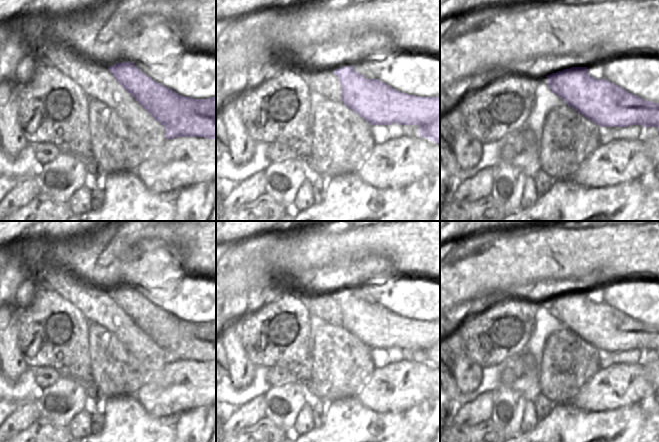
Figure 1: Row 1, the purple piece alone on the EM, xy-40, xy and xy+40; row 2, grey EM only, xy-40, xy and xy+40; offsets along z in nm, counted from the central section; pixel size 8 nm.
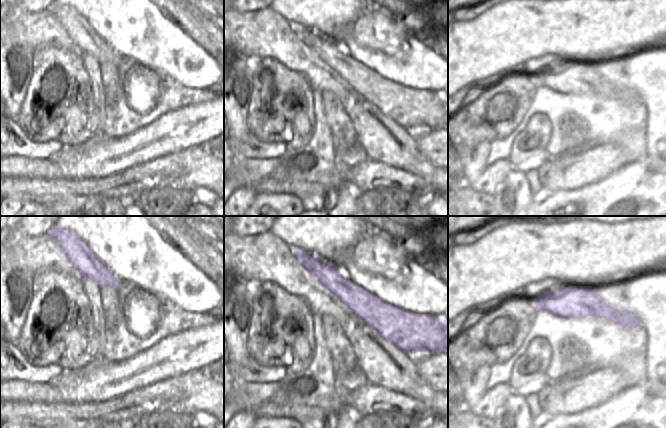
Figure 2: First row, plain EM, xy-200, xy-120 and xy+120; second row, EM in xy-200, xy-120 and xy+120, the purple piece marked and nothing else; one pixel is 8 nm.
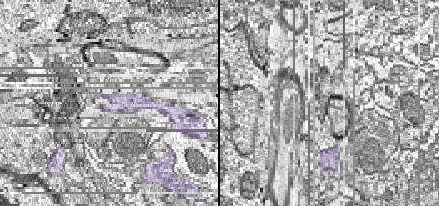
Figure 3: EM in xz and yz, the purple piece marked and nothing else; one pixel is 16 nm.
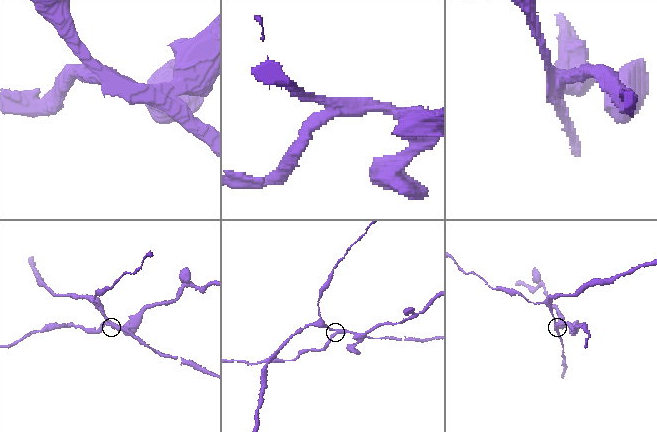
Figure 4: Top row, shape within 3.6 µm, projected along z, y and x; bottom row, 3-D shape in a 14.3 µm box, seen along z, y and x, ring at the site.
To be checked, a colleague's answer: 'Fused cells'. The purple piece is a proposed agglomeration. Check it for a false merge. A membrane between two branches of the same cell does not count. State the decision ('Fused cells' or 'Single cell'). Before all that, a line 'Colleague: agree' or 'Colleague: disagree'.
Colleague: agree
Fused cells

